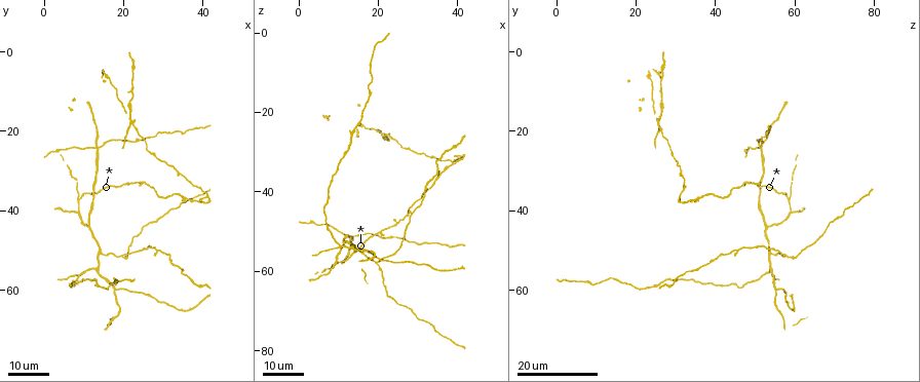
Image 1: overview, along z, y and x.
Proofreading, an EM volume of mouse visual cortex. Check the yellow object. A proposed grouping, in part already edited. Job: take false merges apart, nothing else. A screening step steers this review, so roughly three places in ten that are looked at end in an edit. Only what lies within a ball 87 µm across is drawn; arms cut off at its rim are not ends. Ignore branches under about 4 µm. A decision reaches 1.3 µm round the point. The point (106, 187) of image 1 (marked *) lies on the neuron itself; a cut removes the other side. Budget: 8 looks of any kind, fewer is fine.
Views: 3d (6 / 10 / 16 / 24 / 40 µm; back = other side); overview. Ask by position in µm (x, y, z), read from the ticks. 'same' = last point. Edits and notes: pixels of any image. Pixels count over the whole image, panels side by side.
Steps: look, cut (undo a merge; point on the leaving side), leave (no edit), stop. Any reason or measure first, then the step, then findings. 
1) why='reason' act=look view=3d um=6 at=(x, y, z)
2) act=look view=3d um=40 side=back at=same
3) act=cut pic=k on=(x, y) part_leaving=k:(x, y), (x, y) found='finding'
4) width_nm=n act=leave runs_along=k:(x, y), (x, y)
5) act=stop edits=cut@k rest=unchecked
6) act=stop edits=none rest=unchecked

why='side arm on a straight run' act=look view=3d um=24 at=(8.0, 37.0, 59.0)

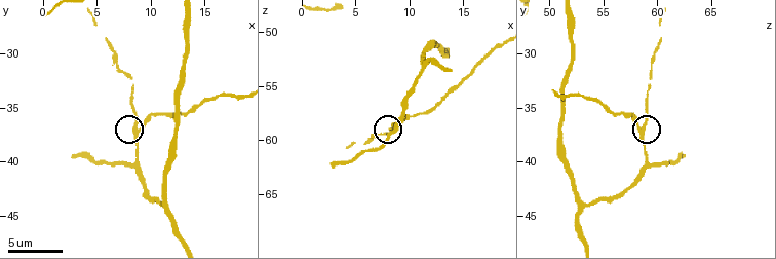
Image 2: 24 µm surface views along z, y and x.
why='closer look' act=look view=3d um=10 at=(8.4, 37.0, 58.6)

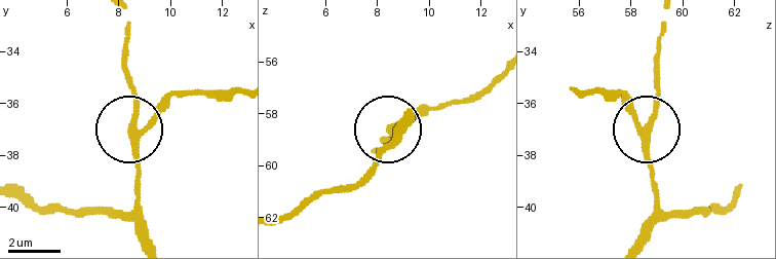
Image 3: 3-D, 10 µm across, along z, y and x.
act=look view=3d um=10 side=back at=(8.5, 37.1, 58.6)

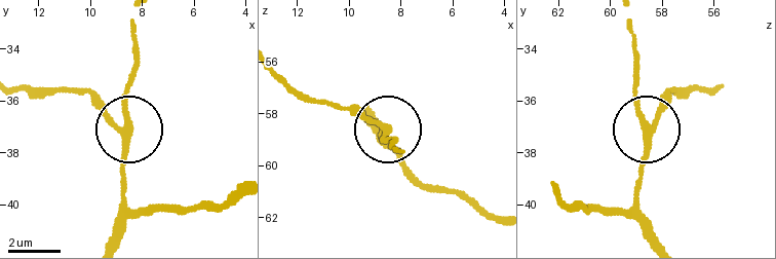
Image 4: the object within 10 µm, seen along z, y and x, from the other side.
side_arm_um=14 act=leave runs_along=4:(708, 86), (675, 86), (649, 126), (635, 100), (635, 69) found='continuous, no second neuron'

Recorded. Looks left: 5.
why='branch point' act=look view=3d um=16 at=(19.5, 51.0, 58.5)

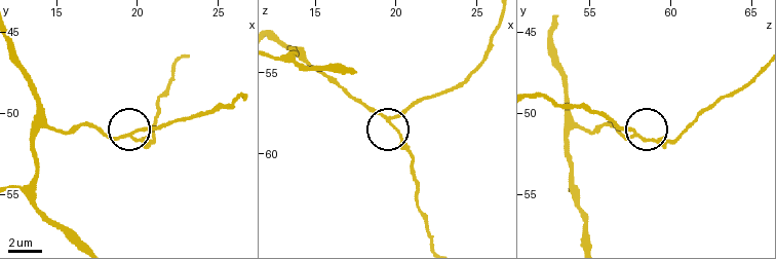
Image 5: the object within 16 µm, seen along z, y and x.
act=look view=3d um=6 at=(19.7, 51.2, 58.0)

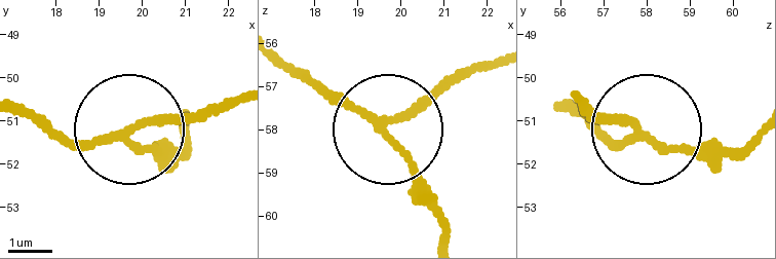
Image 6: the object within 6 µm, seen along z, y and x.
side_arm_um=41 act=leave runs_along=6:(277, 51), (377, 117), (439, 213) found='continuous, no second neuron'

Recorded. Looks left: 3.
why='a fork' act=look view=3d um=24 at=(10.5, 56.0, 53.5)

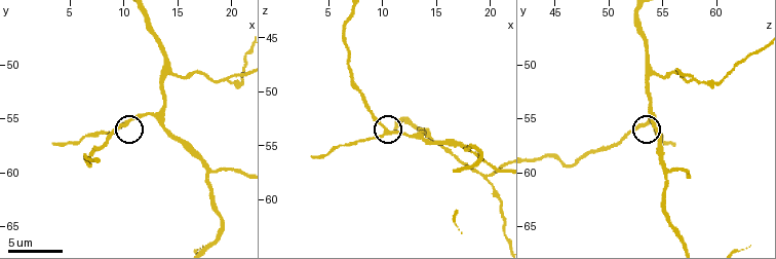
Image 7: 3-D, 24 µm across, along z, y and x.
why='zoom in' act=look view=3d um=6 at=(10.4, 55.6, 53.4)

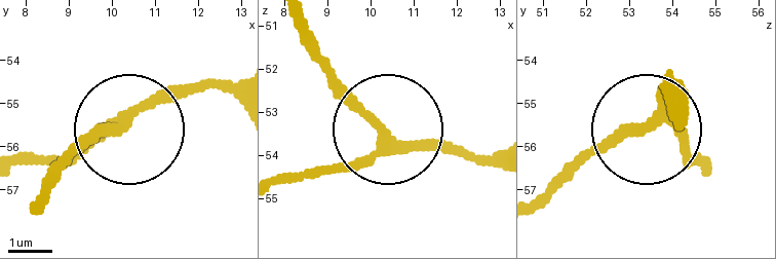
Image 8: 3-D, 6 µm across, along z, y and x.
side_arm_um=8 arms=3 act=leave found='one neuron here'

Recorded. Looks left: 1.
why='arms part here' act=look view=3d um=6 at=(11.2, 43.8, 52.6)

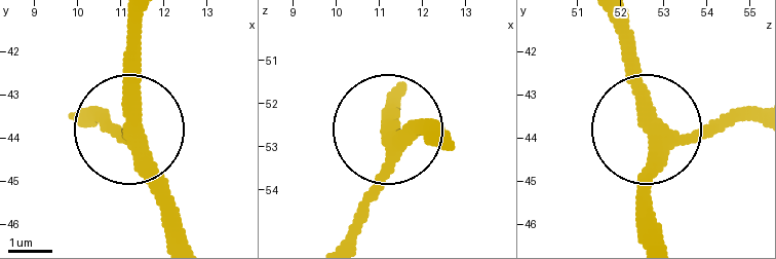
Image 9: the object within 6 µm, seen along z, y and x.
act=leave runs_along=9:(757, 111), (680, 134), (650, 130), (628, 23) found='one neuron here'

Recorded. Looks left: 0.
act=stop edits=none rest=unchecked

